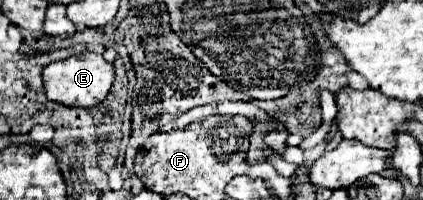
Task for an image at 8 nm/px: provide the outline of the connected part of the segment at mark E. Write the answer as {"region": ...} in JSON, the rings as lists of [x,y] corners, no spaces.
{"region":[[[84,51],[64,61],[54,61],[46,65],[42,71],[42,77],[44,77],[46,97],[50,101],[56,101],[68,107],[94,107],[104,101],[104,97],[108,95],[114,83],[114,65],[94,51]]]}

